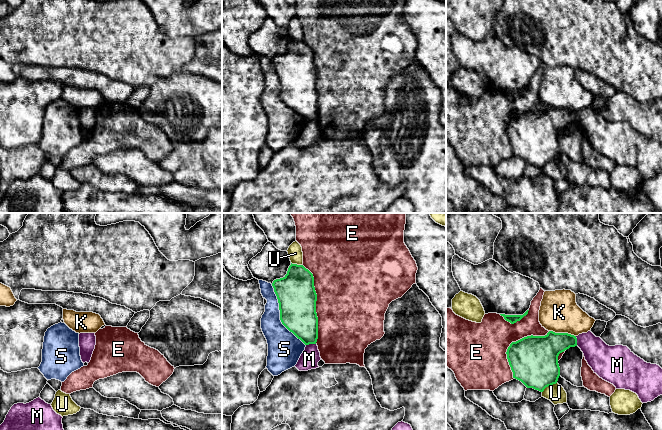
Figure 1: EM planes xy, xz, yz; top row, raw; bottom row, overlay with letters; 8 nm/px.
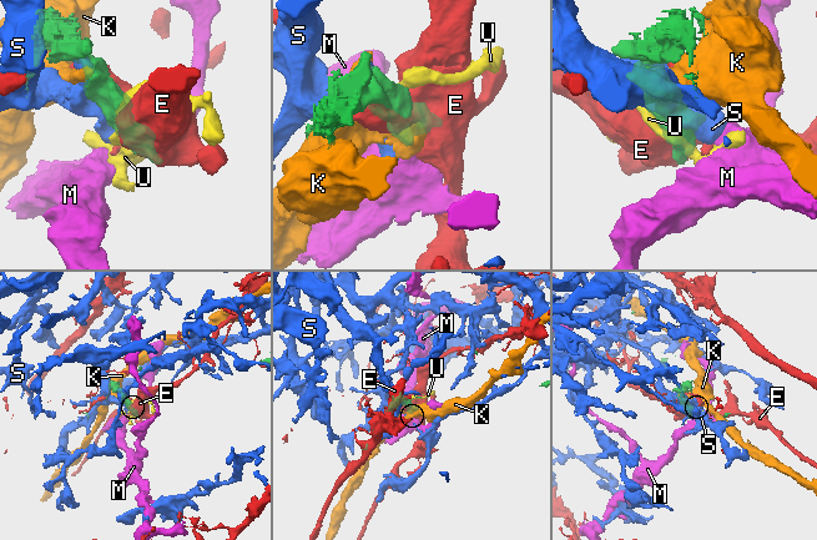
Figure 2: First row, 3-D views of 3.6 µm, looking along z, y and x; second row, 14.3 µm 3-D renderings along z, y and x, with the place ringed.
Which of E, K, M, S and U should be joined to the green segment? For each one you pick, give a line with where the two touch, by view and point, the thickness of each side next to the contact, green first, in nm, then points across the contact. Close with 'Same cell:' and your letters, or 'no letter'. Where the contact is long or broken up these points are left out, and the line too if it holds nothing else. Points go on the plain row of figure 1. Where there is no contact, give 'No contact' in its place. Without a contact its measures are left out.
Same cell: no letter

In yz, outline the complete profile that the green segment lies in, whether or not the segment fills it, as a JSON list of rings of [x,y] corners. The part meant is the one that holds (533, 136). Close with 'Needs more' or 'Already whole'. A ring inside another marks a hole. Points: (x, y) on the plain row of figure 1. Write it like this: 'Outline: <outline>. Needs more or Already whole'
Outline: [[[549,107],[545,112],[527,112],[512,118],[507,125],[507,135],[513,154],[527,164],[540,168],[556,160],[560,152],[558,132],[577,122],[577,114],[568,109]]]. Already whole

